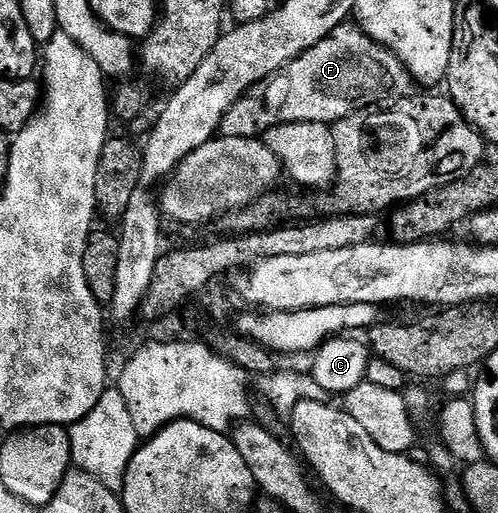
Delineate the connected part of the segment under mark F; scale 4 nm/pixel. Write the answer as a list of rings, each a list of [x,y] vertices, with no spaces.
[[[345,22],[327,34],[326,38],[322,38],[318,46],[306,50],[301,56],[290,61],[285,68],[279,68],[263,84],[255,84],[246,95],[238,98],[238,102],[234,102],[230,110],[226,110],[220,123],[219,135],[226,138],[260,138],[274,126],[294,122],[318,122],[331,126],[337,120],[364,108],[380,106],[388,101],[407,100],[413,92],[414,81],[404,63],[386,46],[367,36],[359,24]]]

